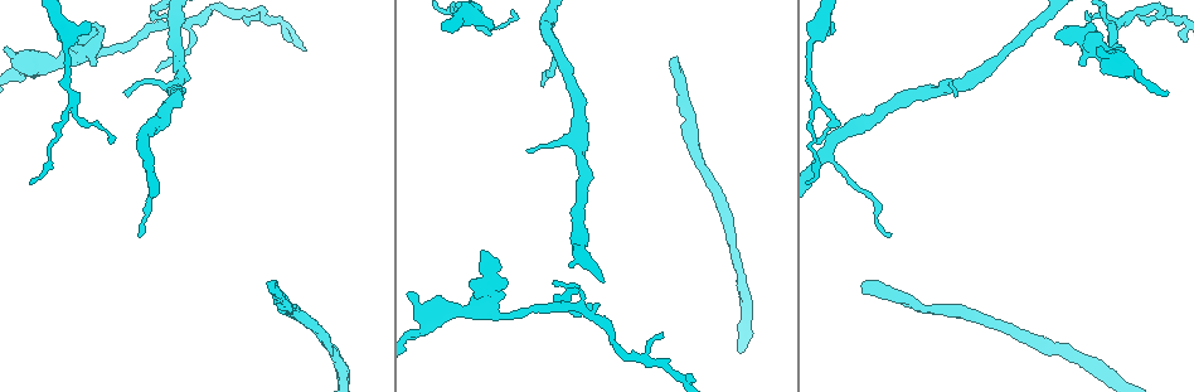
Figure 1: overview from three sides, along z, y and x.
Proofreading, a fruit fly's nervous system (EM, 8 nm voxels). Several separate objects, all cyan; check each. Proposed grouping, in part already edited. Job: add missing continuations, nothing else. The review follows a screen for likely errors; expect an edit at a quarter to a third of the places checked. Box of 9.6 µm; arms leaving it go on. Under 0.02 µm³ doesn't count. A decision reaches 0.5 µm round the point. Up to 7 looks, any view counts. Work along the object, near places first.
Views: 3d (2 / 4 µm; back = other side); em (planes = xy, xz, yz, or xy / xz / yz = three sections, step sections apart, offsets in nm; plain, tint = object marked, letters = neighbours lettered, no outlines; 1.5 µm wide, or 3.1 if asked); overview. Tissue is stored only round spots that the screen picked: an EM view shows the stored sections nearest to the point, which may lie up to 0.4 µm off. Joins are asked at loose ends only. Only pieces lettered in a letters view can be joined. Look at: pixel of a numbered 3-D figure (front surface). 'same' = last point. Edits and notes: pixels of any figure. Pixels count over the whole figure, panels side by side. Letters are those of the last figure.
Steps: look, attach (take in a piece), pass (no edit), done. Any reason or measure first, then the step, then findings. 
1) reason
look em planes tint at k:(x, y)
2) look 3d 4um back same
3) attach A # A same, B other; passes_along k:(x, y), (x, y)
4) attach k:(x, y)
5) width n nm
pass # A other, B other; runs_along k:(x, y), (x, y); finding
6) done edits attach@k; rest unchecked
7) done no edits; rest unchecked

look em planes letters at 1:(158, 72)

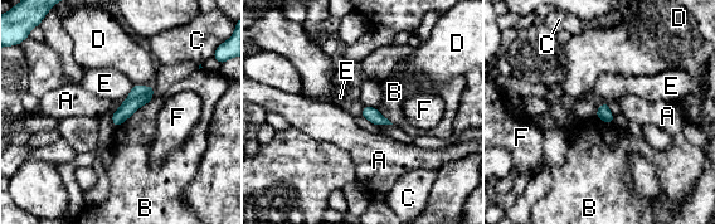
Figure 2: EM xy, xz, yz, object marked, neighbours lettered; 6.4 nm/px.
width 90 nm
pass # A other, B other, C other, D other, E other, F other; border 2:(154, 98), (140, 106), (116, 127); none of them fits

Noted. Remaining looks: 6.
stops while still wide
look 3d 4um at 1:(506, 284)

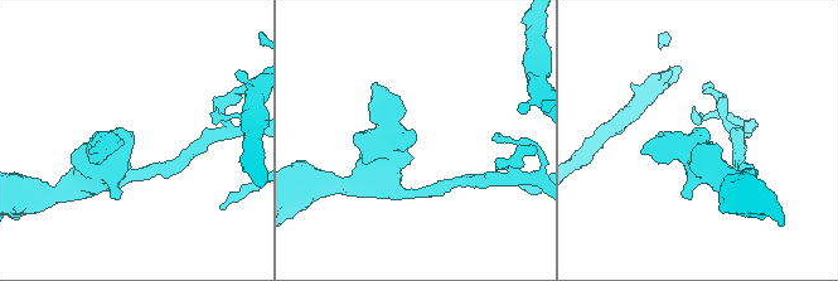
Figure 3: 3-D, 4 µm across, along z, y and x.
look em planes tint at 3:(413, 140)

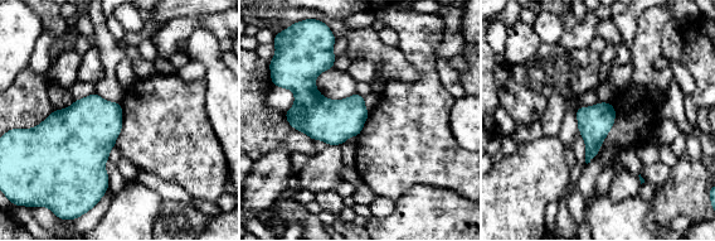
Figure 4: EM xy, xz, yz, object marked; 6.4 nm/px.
look em planes letters same

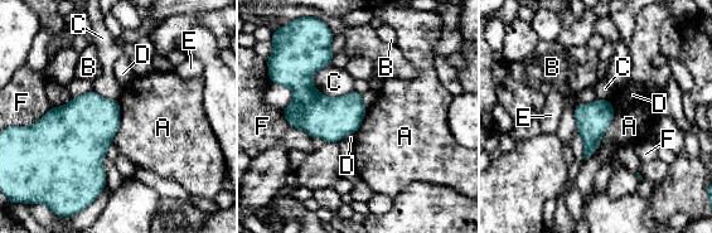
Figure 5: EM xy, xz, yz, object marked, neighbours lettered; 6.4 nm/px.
width 220 nm
pass # A other, B other, C other, D other, E other, F other; none of them fits

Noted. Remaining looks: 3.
free end
look em xy step 8 tint at 1:(492, 27)

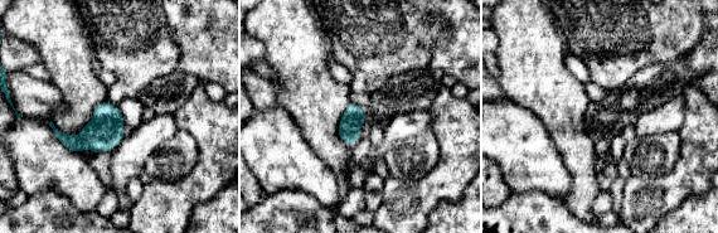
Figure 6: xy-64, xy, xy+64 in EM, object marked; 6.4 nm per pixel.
another direction
look em planes letters same

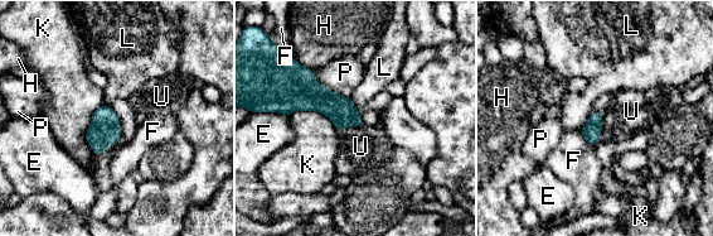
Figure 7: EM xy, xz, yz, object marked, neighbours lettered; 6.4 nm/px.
attach U # E other, F other, H other, K other, L other, P other, U same; passes_along 7:(591, 130), (601, 126), (631, 111); it goes on there

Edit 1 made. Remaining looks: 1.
done edits attach@7; rest unchecked

